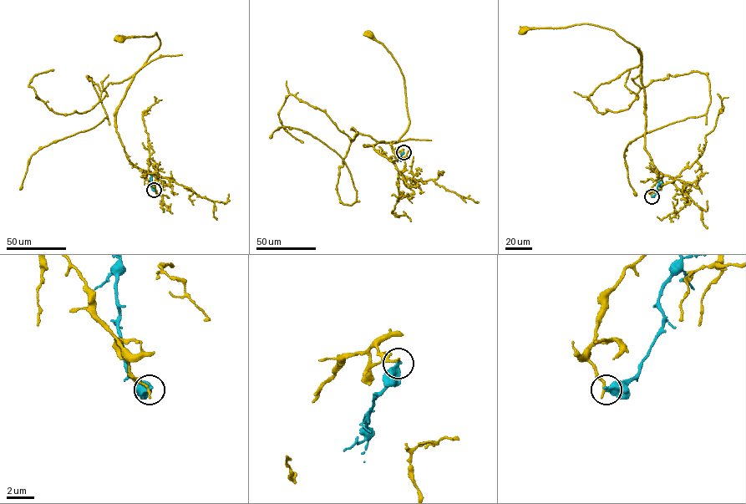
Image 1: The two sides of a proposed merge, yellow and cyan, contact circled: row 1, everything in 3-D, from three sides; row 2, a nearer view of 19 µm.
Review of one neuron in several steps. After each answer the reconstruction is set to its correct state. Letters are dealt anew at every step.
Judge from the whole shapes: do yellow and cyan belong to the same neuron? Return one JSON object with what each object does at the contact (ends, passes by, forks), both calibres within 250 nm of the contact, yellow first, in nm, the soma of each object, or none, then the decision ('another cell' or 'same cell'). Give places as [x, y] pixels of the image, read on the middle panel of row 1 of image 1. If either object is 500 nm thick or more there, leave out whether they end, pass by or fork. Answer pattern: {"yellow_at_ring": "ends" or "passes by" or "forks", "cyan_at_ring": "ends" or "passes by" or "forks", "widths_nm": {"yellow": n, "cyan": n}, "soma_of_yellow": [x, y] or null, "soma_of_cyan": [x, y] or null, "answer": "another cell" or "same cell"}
{"widths_nm": {"yellow": 200, "cyan": 500}, "soma_of_yellow": [369, 34], "soma_of_cyan": null, "answer": "another cell"}

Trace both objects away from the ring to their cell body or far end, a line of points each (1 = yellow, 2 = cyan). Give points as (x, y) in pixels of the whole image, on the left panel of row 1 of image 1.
1: (154, 190), (126, 155), (116, 130), (115, 114), (134, 74), (159, 41), (155, 33), (120, 39)
2: (154, 190), (151, 177)

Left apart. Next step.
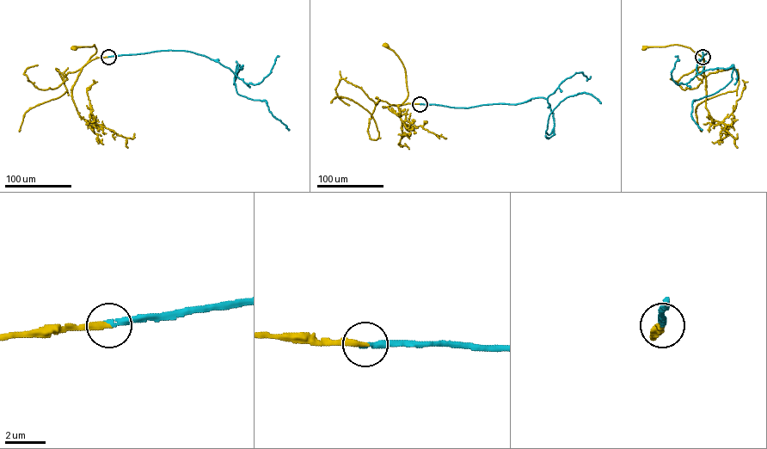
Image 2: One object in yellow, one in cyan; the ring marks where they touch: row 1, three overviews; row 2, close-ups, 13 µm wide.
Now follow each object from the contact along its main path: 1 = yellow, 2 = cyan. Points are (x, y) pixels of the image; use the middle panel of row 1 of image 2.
1: (420, 104), (398, 105), (408, 95), (405, 69), (398, 56), (386, 45)
2: (420, 104), (466, 107), (543, 97), (553, 114), (549, 134), (549, 116), (567, 97), (585, 92), (600, 103)

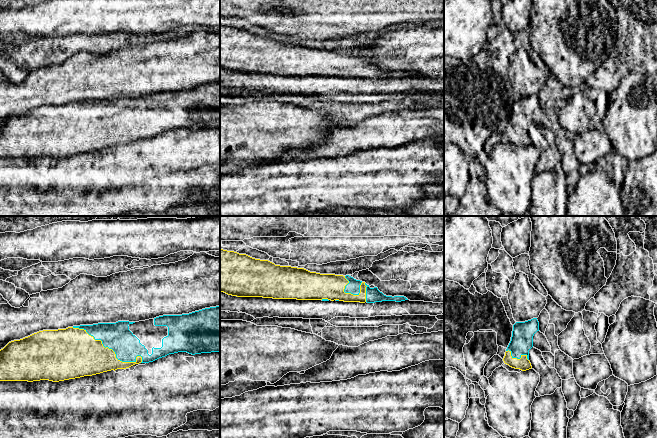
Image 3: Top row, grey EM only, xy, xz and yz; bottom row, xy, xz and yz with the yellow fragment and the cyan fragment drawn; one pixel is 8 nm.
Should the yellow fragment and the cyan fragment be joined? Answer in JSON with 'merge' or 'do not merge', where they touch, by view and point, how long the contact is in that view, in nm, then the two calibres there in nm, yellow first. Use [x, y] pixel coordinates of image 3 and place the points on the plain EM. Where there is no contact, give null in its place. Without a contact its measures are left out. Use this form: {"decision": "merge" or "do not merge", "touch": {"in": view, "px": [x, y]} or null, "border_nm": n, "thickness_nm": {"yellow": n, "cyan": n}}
{"decision": "merge", "touch": {"in": "xy", "px": [110, 125]}, "border_nm": 650, "thickness_nm": {"yellow": 340, "cyan": 220}}

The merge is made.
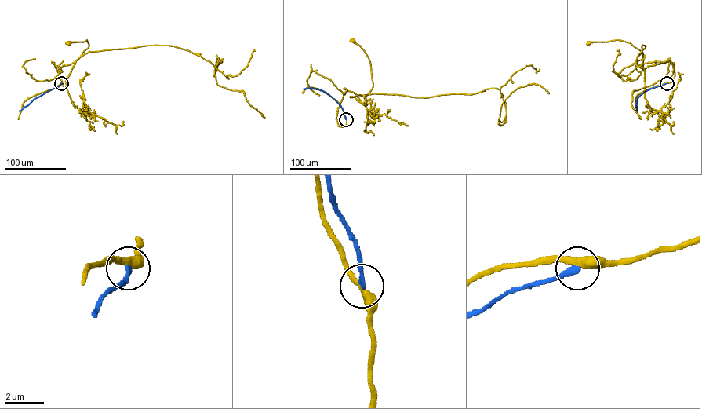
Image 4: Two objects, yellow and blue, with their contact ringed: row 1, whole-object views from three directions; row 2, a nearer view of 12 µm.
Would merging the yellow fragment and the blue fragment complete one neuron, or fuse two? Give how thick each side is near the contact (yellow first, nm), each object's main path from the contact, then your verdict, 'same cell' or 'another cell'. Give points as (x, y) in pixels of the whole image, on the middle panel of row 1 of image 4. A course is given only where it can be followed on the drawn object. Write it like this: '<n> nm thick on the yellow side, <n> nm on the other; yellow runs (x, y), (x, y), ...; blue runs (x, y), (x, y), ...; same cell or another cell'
380 nm thick on the yellow side, 200 nm on the other; yellow runs (346, 119), (346, 125), (340, 126), (336, 117), (345, 93), (366, 95), (372, 85), (369, 58), (353, 40); blue runs (346, 119), (341, 106), (326, 93), (310, 88), (303, 89); another cell

